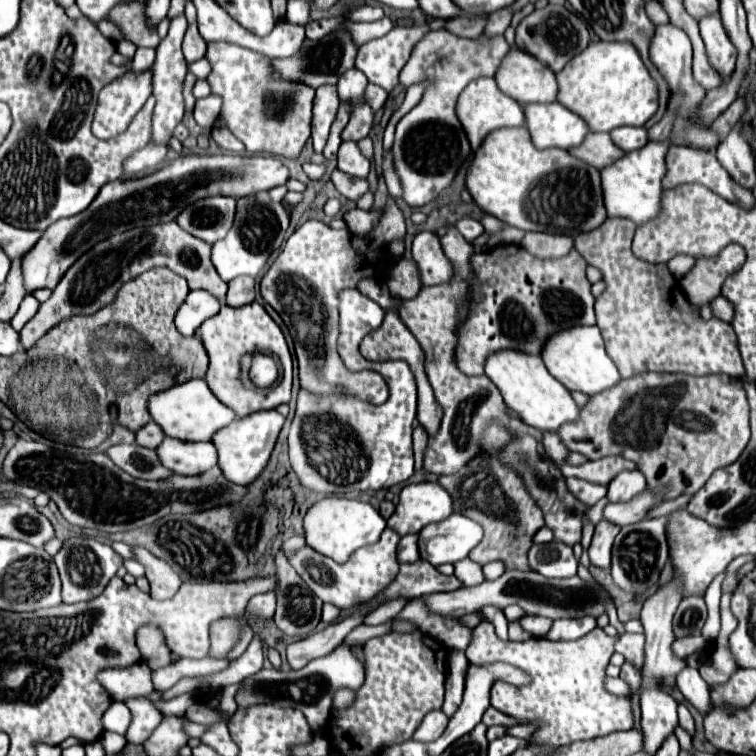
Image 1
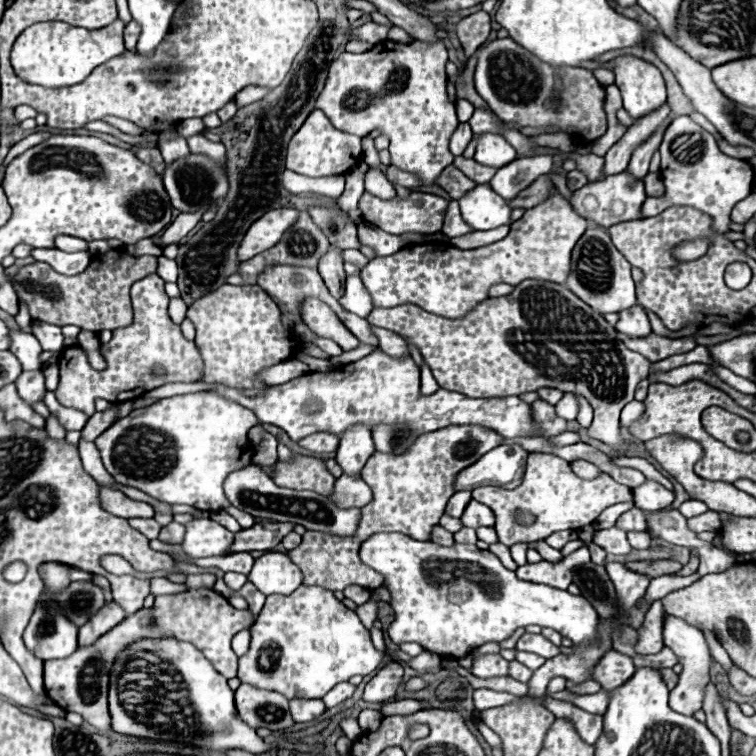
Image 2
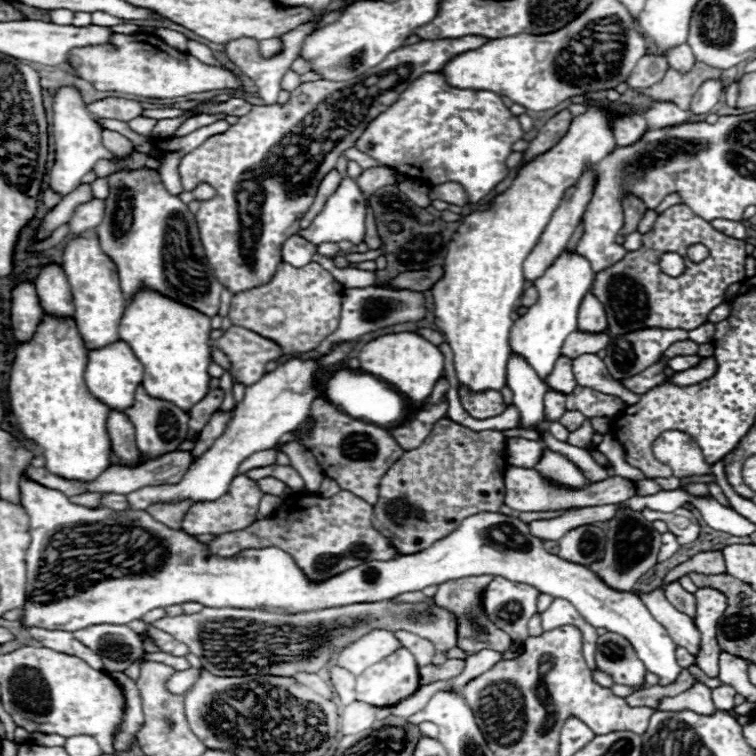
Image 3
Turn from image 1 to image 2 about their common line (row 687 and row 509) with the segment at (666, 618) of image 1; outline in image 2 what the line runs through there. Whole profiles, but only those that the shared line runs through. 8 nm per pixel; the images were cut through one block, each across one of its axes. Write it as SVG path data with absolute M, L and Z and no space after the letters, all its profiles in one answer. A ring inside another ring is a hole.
M646 480L634 490L634 502L644 512L658 512L670 508L670 504L674 502L674 492L652 480Z

